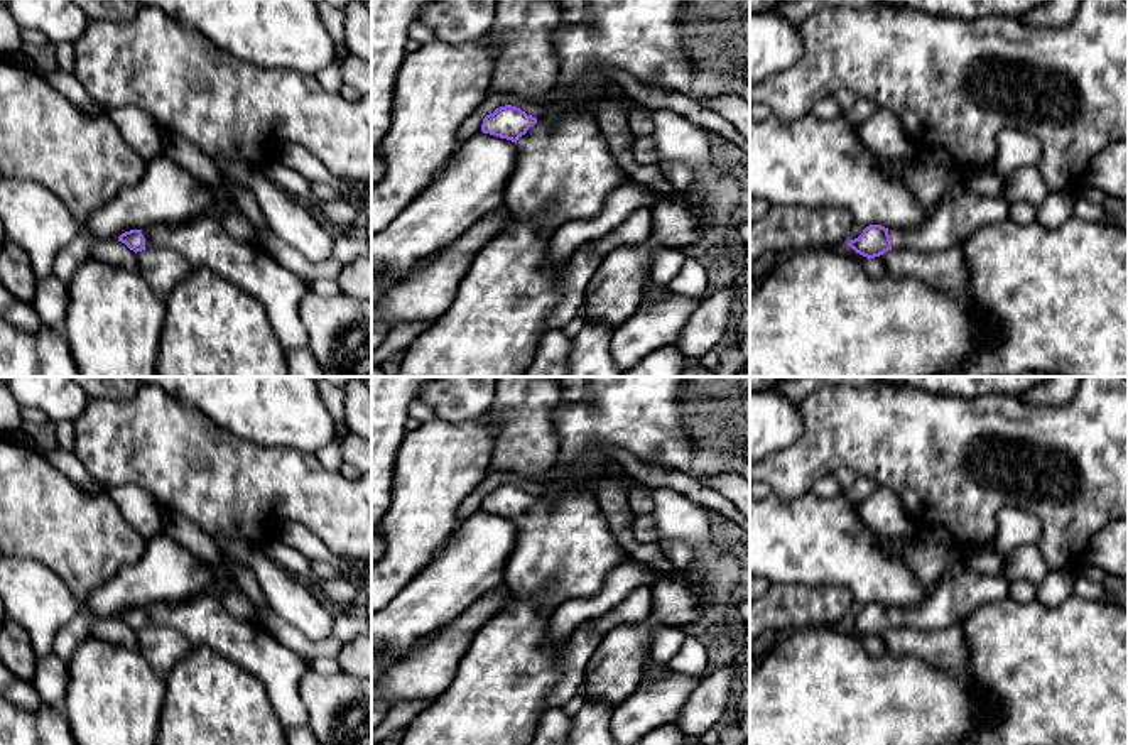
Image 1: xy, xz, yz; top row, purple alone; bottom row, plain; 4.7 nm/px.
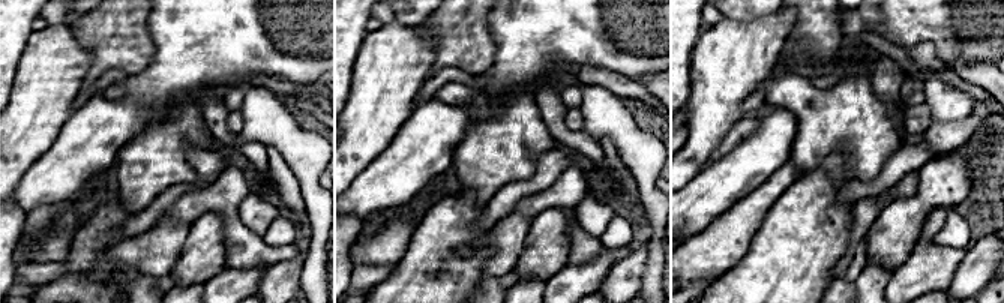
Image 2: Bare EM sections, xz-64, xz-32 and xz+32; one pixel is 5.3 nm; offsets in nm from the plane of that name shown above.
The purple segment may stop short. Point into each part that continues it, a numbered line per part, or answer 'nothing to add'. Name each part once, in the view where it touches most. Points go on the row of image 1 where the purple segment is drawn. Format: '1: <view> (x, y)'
1: xz (564, 171)

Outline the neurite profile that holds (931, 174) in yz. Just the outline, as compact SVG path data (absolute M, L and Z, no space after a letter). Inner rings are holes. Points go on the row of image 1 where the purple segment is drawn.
M941 147L915 150L903 159L875 157L887 176L900 177L914 191L927 213L934 211L949 193L959 189L964 174L952 155Z

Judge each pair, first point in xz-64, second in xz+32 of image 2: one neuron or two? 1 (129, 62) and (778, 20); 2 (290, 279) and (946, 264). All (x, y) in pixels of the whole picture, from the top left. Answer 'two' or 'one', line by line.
1: two
2: two

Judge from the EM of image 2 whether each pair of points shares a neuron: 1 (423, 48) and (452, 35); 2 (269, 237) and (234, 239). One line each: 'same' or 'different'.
1: different
2: different

